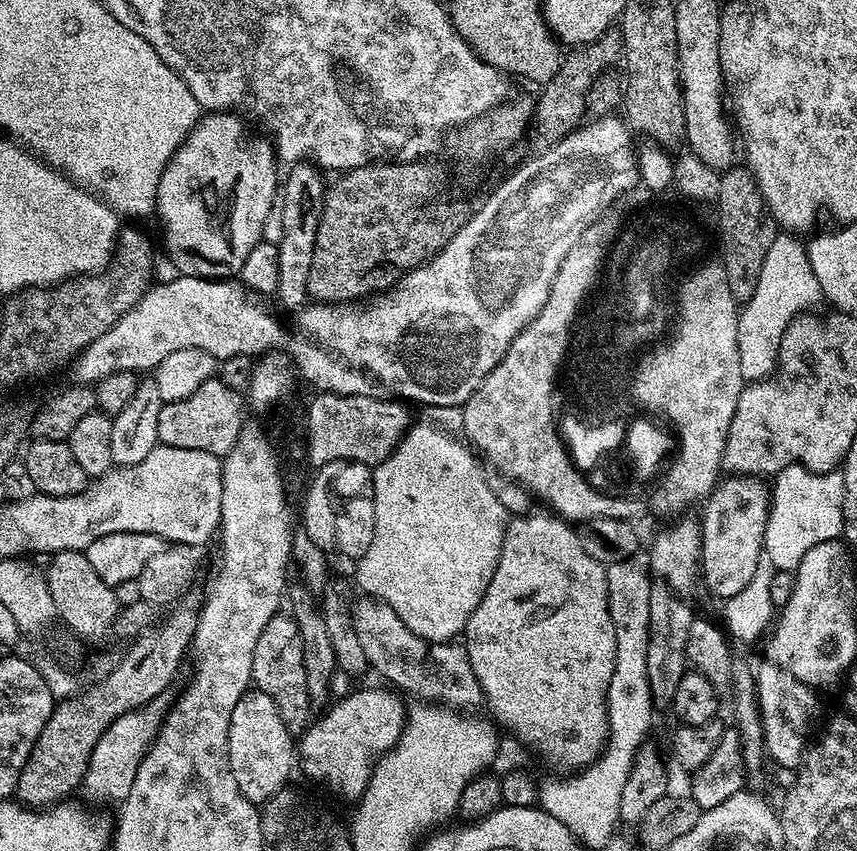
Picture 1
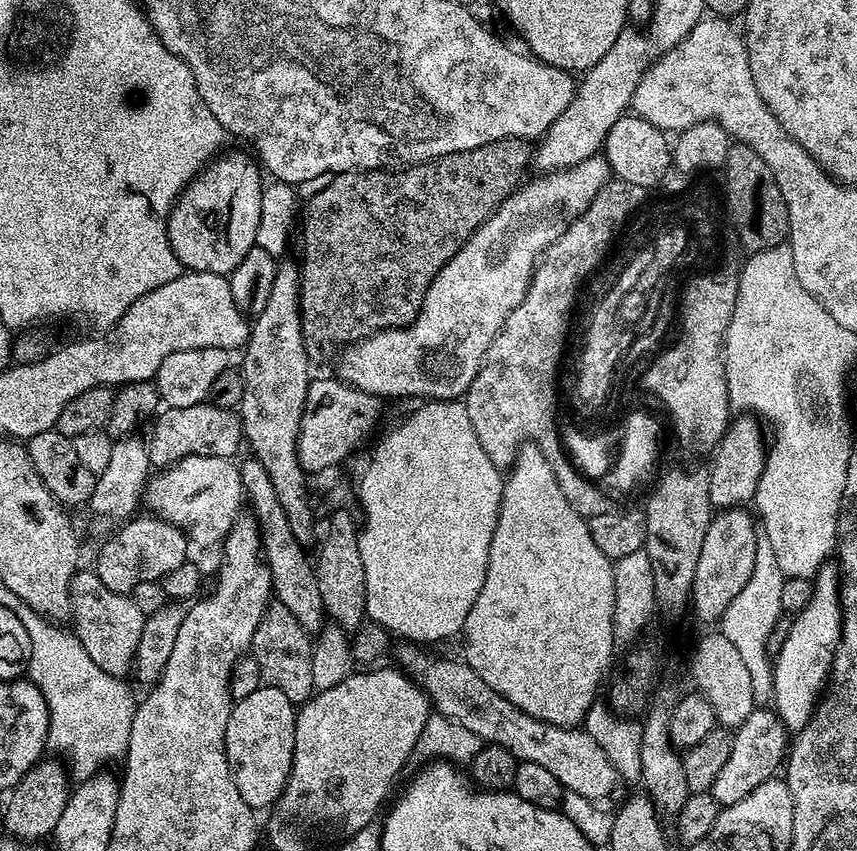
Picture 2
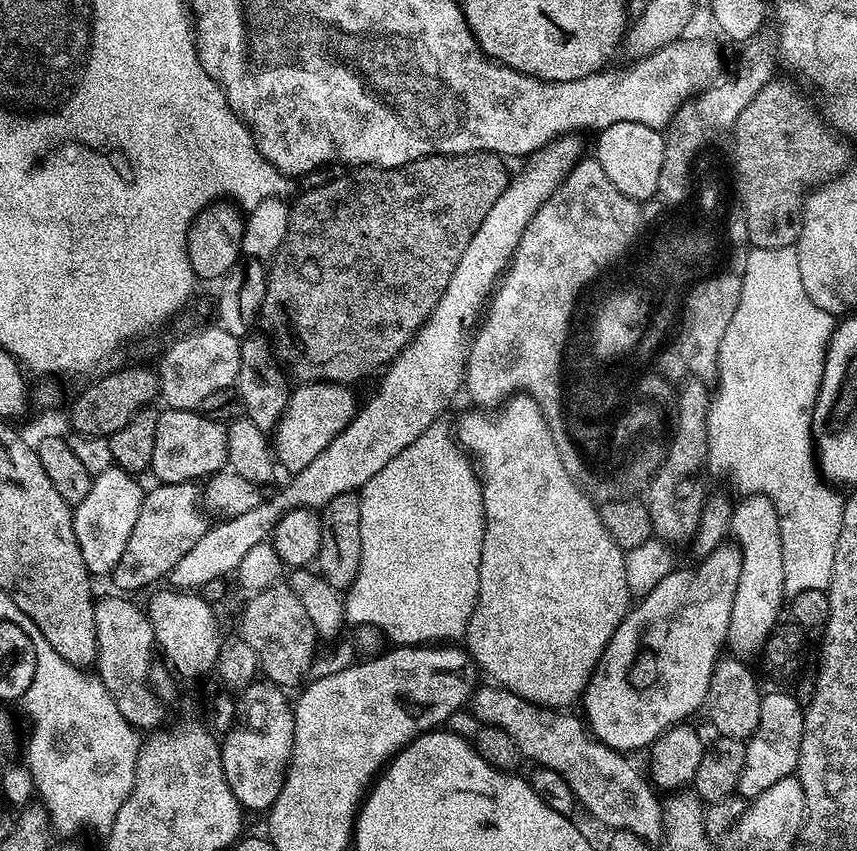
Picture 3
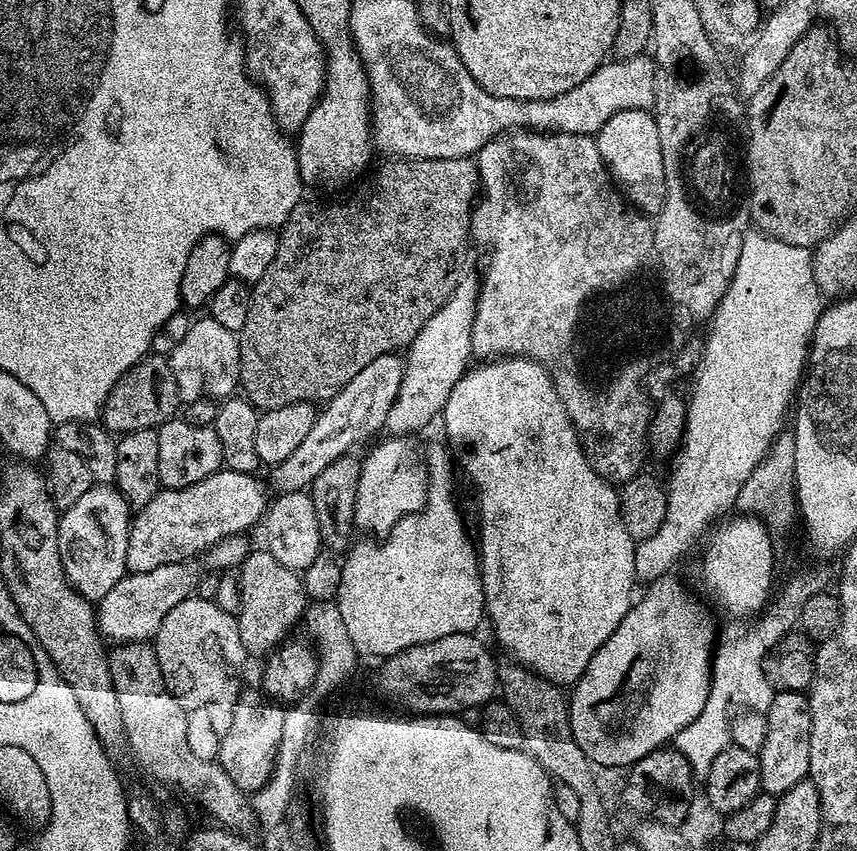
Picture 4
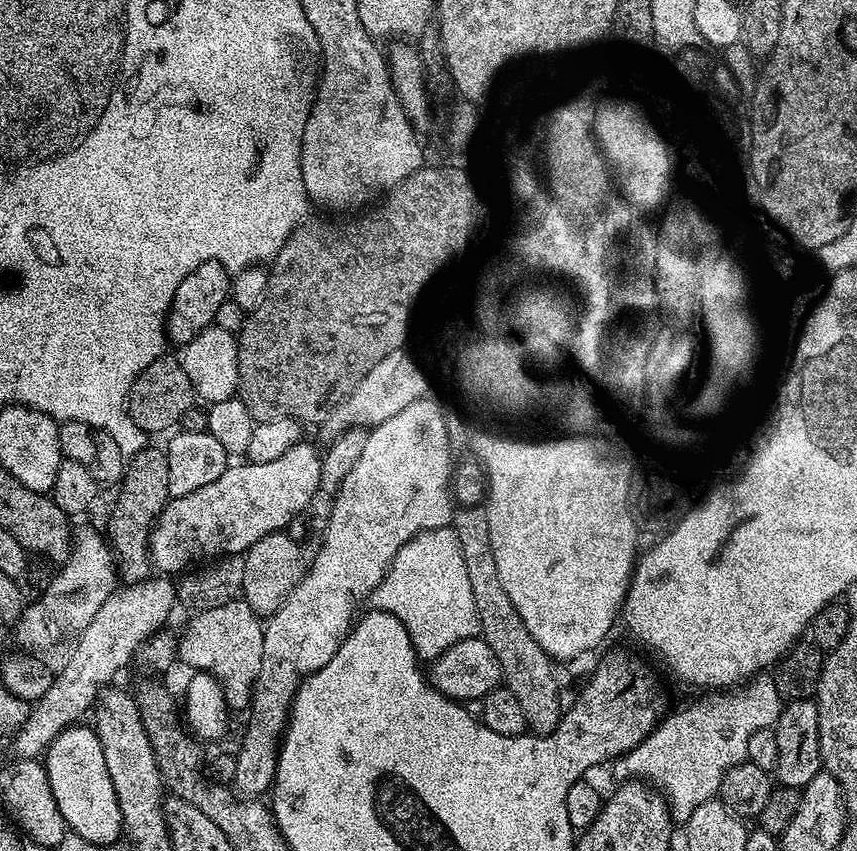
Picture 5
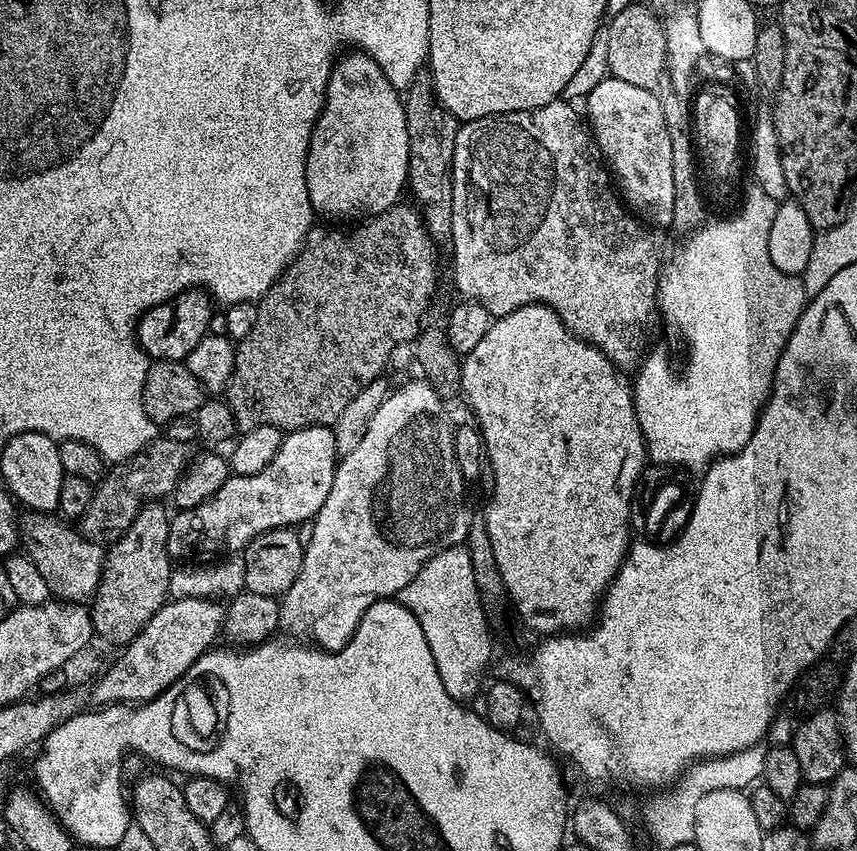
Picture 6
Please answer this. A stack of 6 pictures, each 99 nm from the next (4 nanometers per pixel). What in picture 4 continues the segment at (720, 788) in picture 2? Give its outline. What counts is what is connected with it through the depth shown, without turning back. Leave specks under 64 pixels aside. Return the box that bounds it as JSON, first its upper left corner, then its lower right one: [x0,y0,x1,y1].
[760,692,810,797]

